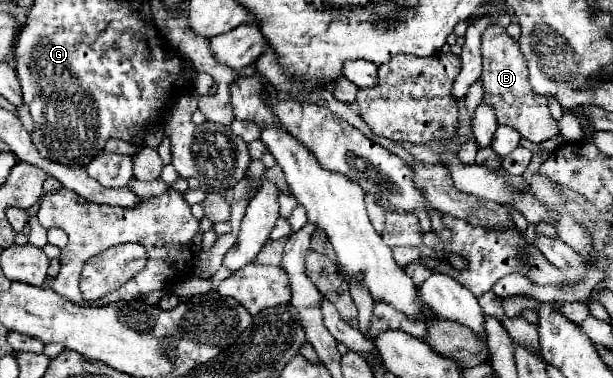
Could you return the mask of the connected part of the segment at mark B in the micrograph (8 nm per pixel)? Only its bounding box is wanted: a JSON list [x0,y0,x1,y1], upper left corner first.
[481,26,559,142]

